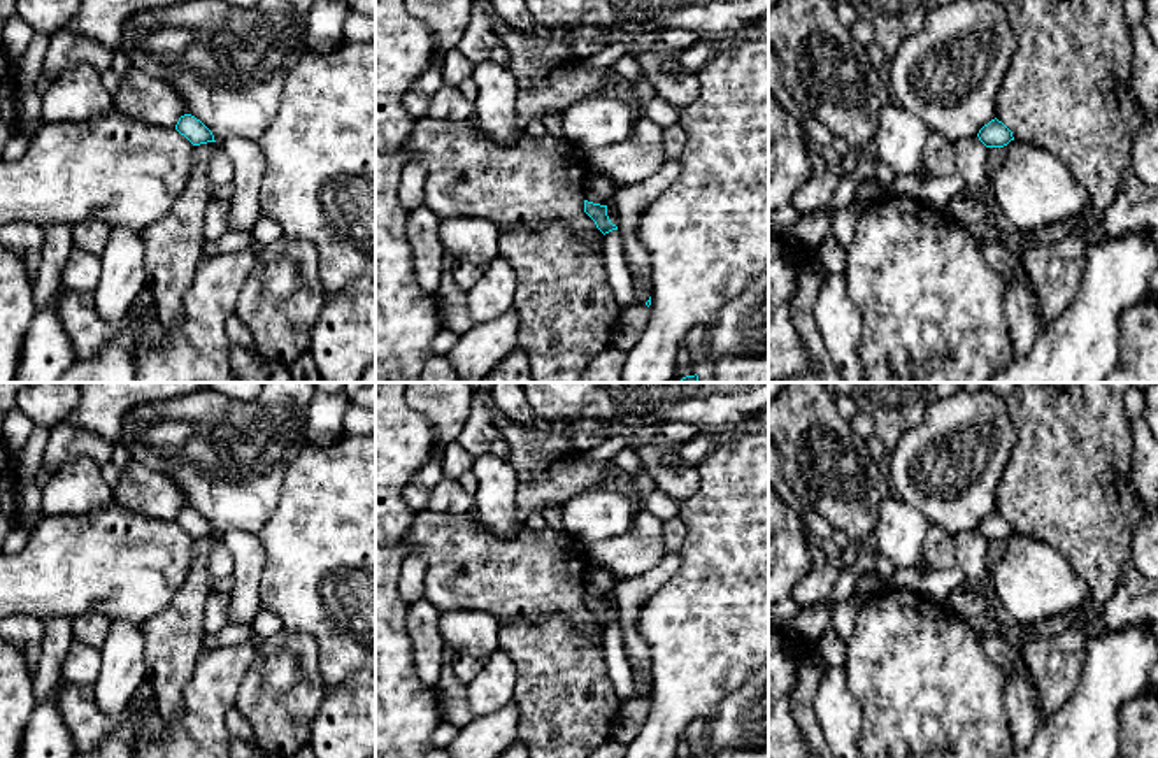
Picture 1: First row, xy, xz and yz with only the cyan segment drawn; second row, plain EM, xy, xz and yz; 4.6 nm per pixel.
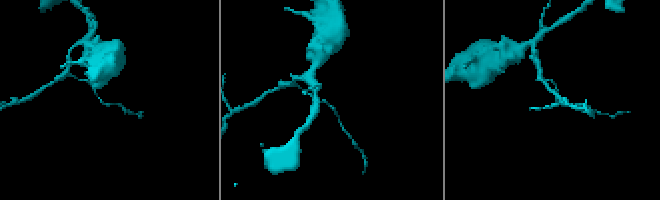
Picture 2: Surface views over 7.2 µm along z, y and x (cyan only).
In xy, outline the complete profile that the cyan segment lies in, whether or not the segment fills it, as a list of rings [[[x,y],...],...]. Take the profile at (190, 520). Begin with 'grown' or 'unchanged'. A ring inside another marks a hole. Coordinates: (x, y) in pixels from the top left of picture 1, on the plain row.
unchanged | [[[191,507],[181,509],[175,523],[184,528],[193,539],[216,535],[212,525]]]

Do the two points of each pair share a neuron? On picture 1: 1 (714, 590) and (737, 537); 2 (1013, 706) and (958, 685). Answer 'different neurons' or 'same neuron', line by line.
1: same neuron
2: different neurons

